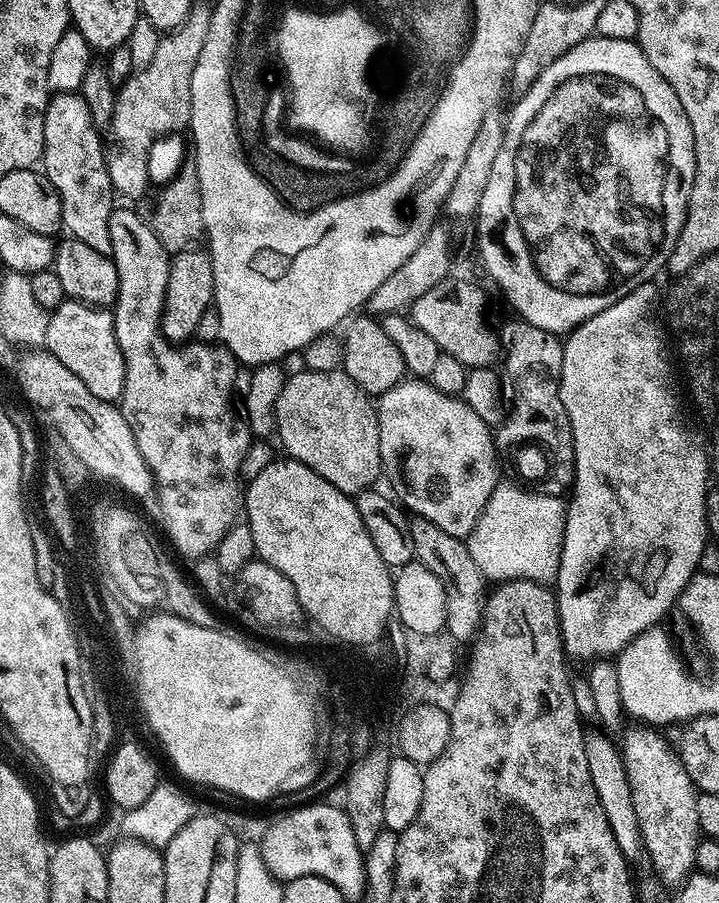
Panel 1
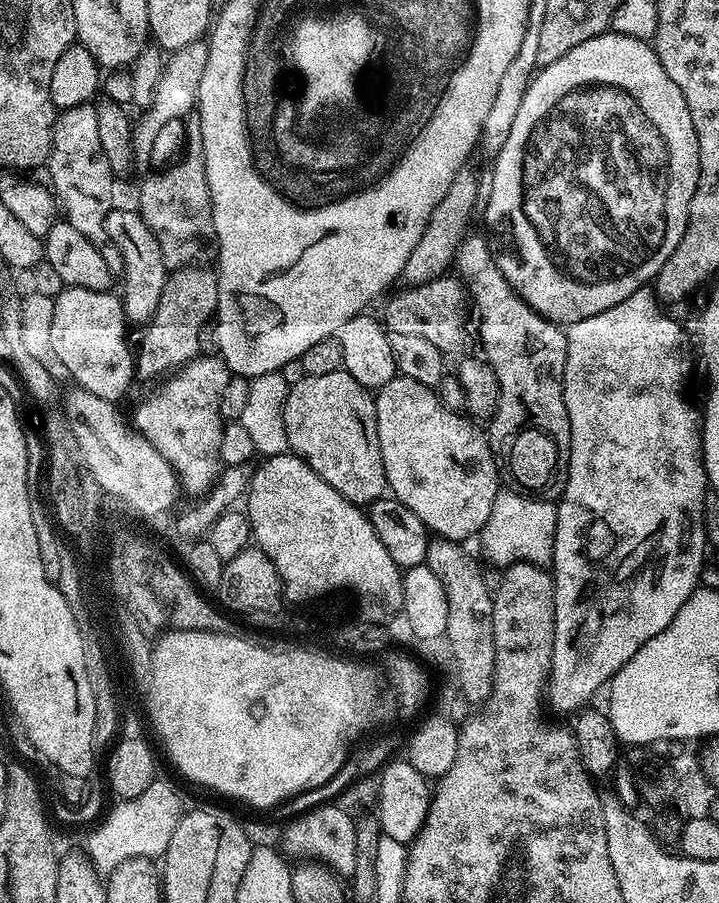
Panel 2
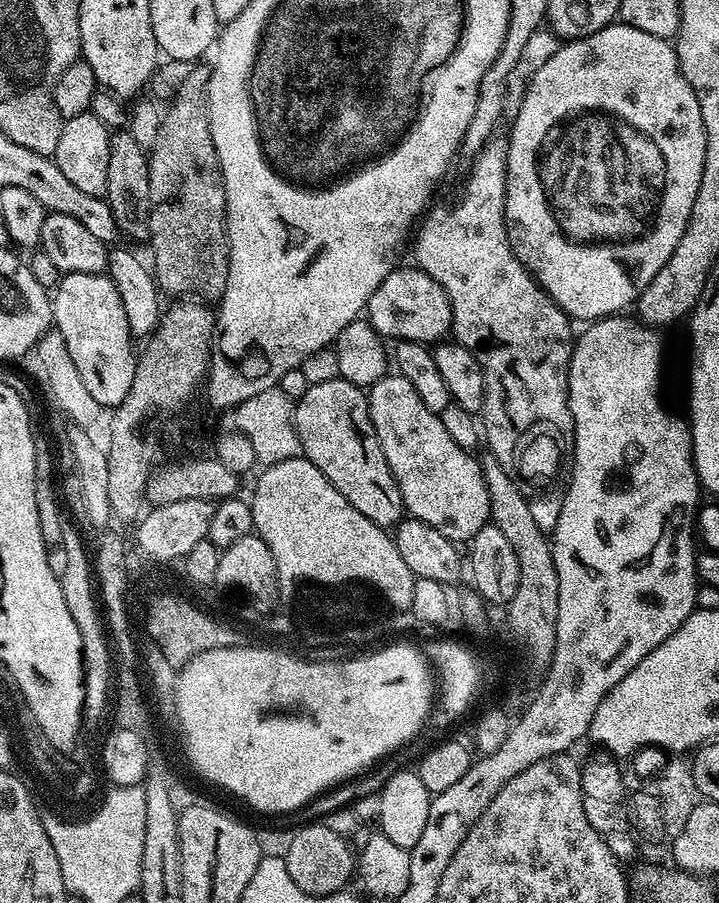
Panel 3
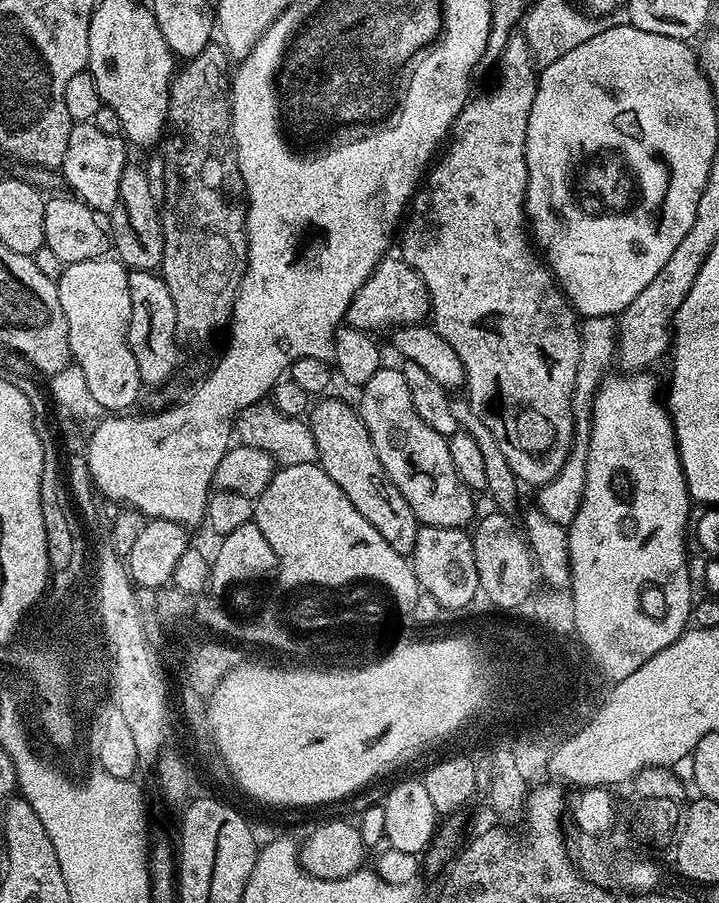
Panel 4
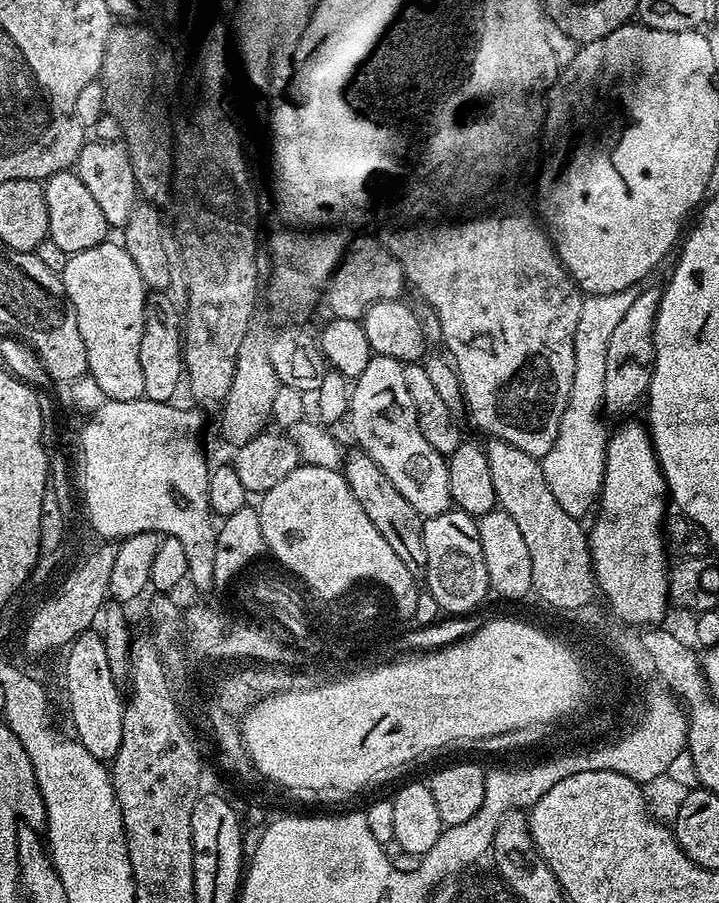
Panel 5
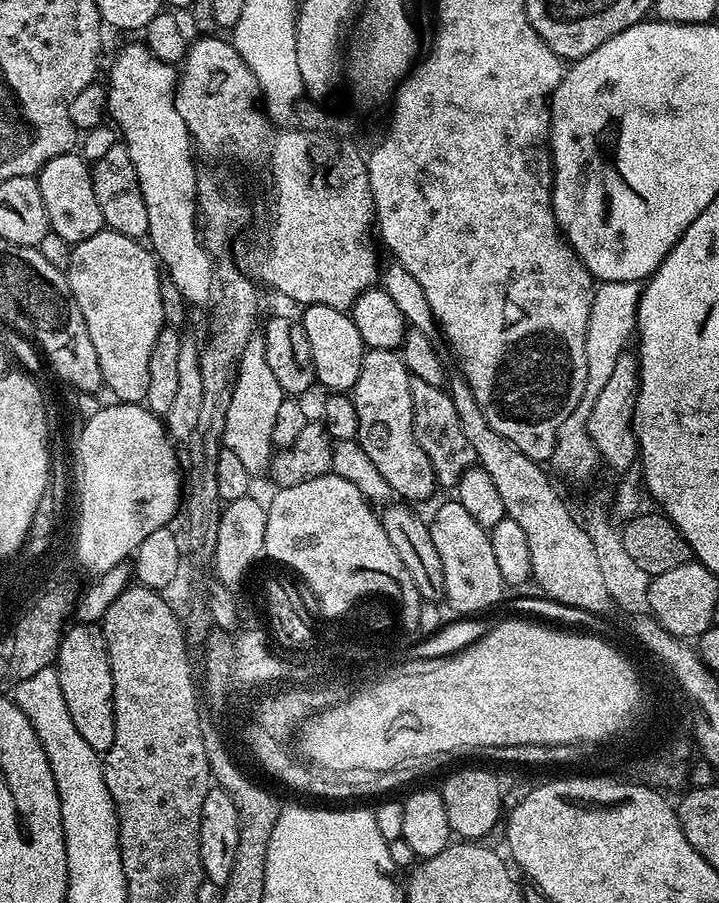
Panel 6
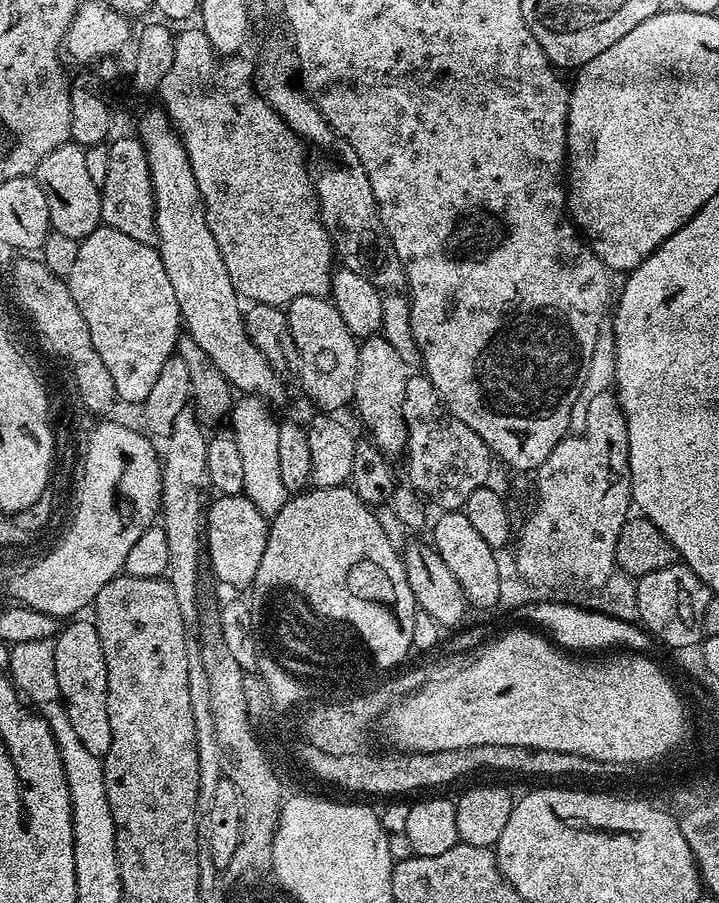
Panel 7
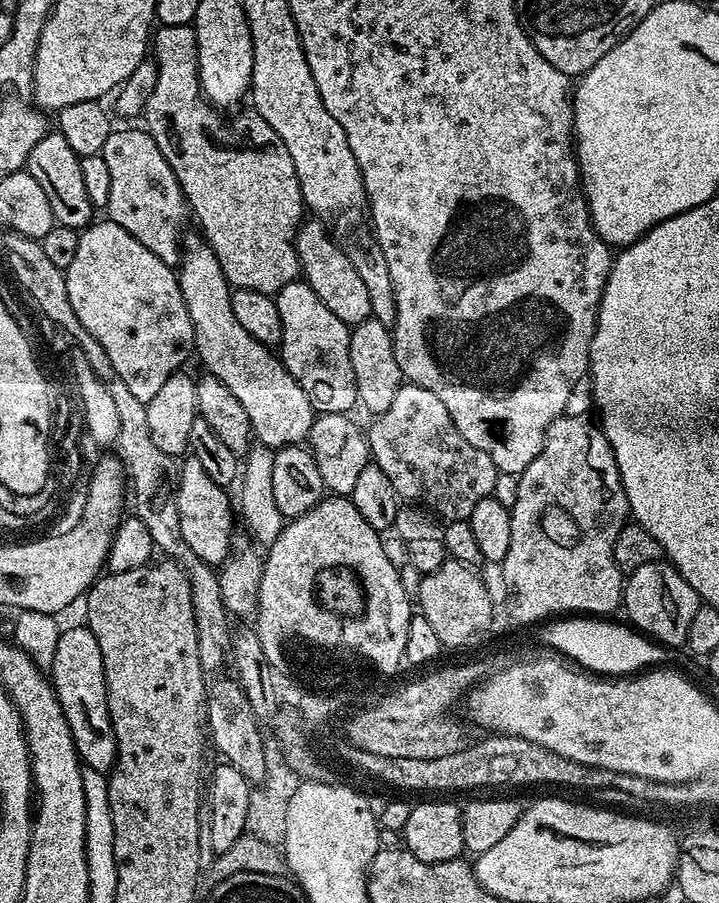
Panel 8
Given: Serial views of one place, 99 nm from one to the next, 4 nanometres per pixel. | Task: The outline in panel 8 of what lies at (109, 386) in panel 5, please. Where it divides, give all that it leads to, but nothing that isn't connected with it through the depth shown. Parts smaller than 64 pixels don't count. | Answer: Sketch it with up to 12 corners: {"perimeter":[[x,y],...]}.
{"perimeter":[[107,218],[64,272],[74,314],[147,402],[193,359],[173,265]]}

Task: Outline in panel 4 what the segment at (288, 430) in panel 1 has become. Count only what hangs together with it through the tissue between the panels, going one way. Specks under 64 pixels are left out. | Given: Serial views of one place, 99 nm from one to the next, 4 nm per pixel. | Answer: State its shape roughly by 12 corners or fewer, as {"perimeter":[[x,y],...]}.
{"perimeter":[[317,399],[321,470],[394,550],[422,525],[359,411]]}

